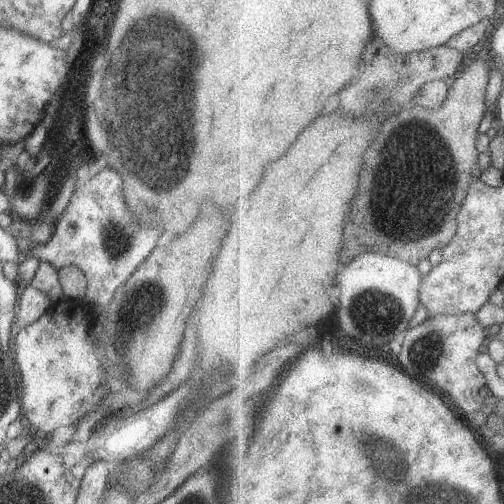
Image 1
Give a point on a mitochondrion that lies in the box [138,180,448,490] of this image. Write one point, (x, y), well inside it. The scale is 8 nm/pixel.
(380, 445)

